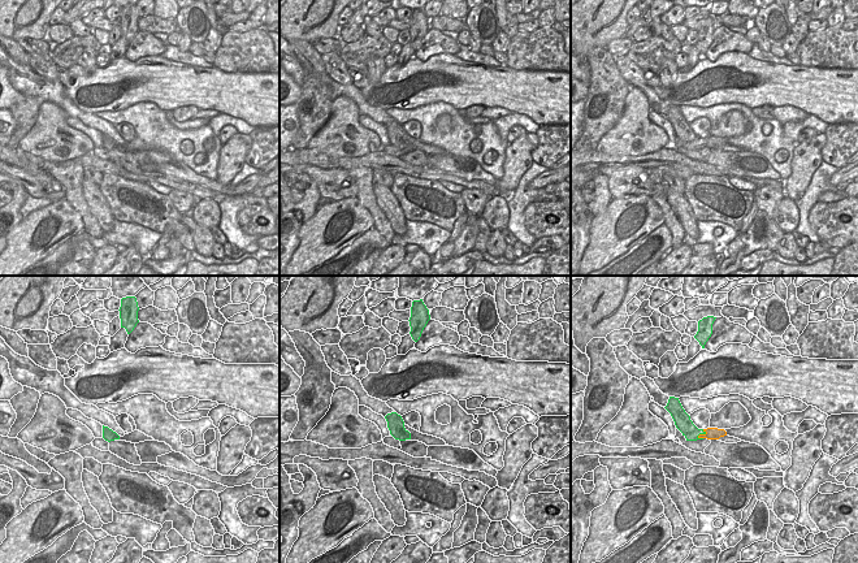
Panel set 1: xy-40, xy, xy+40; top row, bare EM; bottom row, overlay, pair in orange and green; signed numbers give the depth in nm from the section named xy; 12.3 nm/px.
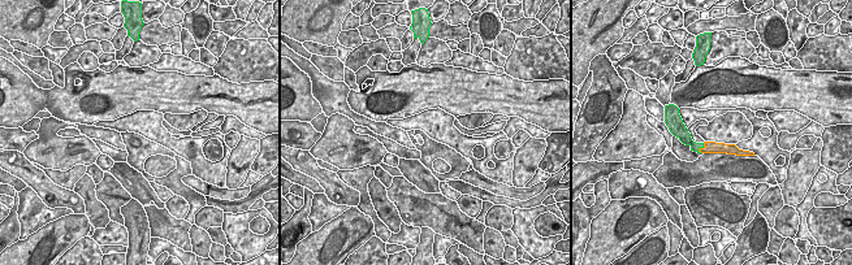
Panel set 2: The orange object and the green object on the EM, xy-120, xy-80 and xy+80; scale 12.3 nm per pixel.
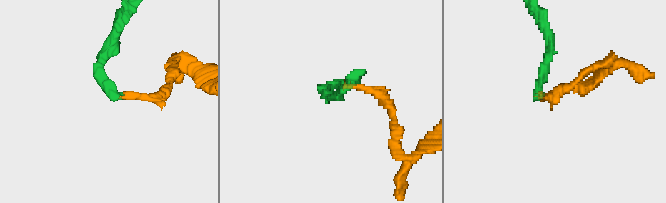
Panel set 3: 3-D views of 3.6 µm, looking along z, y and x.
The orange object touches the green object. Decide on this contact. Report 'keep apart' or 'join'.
keep apart

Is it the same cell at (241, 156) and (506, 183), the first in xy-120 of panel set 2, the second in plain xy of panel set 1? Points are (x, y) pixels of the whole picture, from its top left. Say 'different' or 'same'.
same

